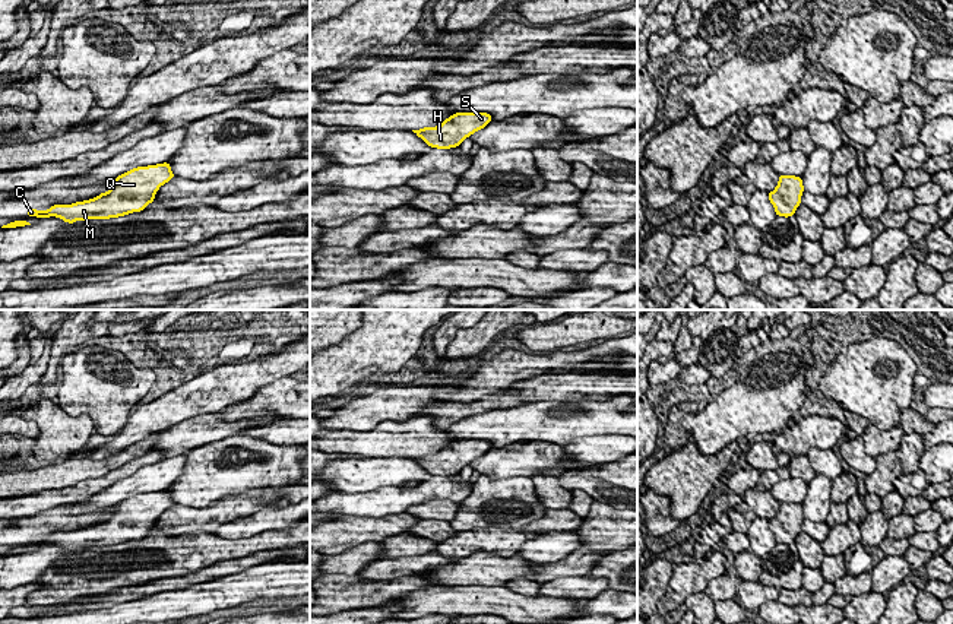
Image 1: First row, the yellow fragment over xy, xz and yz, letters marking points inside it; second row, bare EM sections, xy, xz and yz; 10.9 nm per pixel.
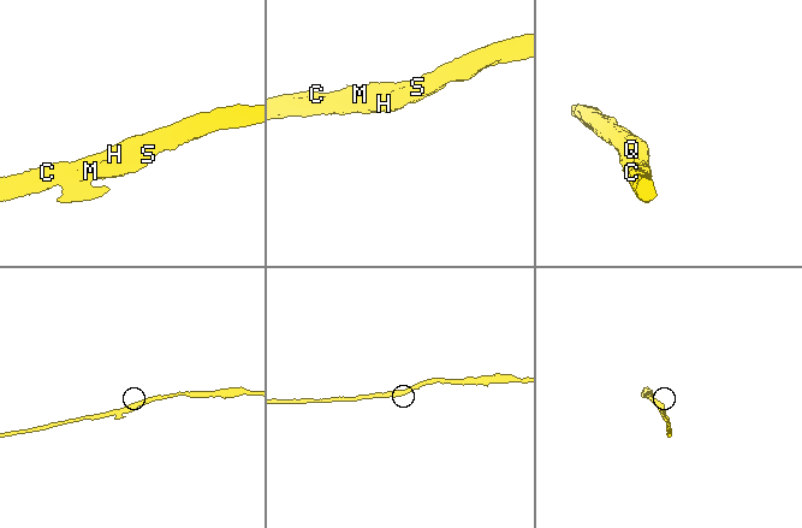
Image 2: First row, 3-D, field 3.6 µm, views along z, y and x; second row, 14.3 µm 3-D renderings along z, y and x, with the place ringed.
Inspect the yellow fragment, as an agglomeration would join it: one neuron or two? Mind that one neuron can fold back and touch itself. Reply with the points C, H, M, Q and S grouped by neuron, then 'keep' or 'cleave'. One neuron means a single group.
C H M Q S; keep

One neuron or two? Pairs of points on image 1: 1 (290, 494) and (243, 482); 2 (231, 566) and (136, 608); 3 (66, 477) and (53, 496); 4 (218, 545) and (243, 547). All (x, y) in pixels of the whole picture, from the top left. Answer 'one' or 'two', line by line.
1: two
2: two
3: two
4: one

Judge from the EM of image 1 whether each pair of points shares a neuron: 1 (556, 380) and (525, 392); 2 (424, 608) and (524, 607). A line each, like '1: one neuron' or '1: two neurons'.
1: one neuron
2: one neuron

